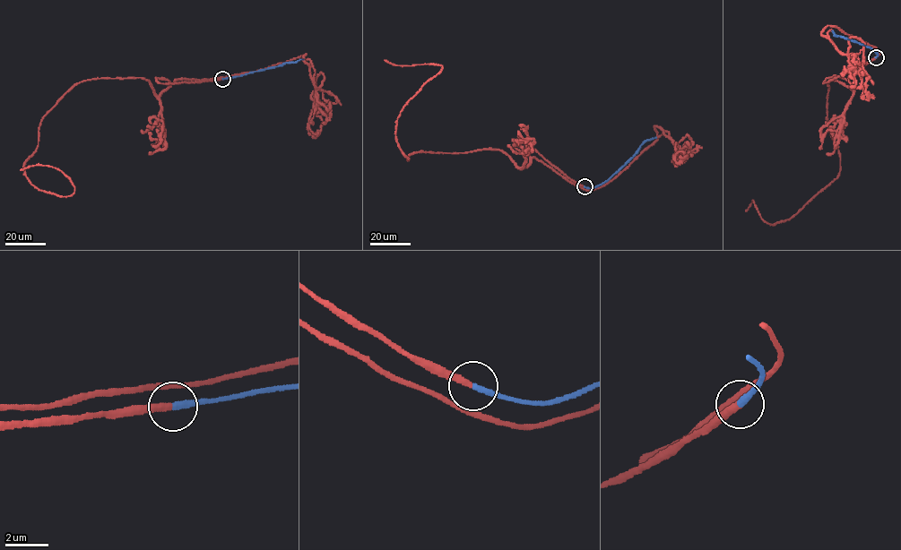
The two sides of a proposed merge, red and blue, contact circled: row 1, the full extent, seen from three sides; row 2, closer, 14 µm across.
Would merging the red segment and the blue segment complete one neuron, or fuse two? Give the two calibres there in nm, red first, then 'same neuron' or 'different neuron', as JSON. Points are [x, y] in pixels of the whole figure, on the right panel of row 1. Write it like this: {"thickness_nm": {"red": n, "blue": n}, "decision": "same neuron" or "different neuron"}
{"thickness_nm": {"red": 320, "blue": 280}, "decision": "same neuron"}

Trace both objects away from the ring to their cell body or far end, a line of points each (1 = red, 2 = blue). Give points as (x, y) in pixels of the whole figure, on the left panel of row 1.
1: (222, 79), (155, 78), (159, 96), (142, 78), (75, 83), (24, 169), (74, 191), (55, 167), (20, 170)
2: (222, 79), (304, 59)

